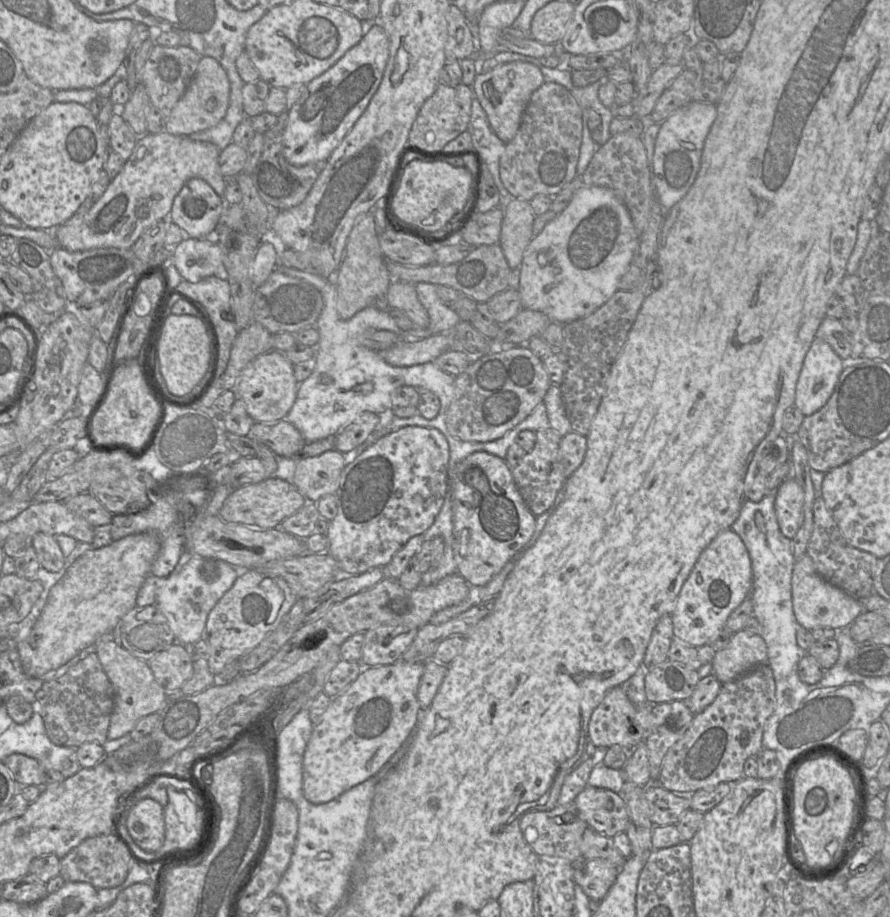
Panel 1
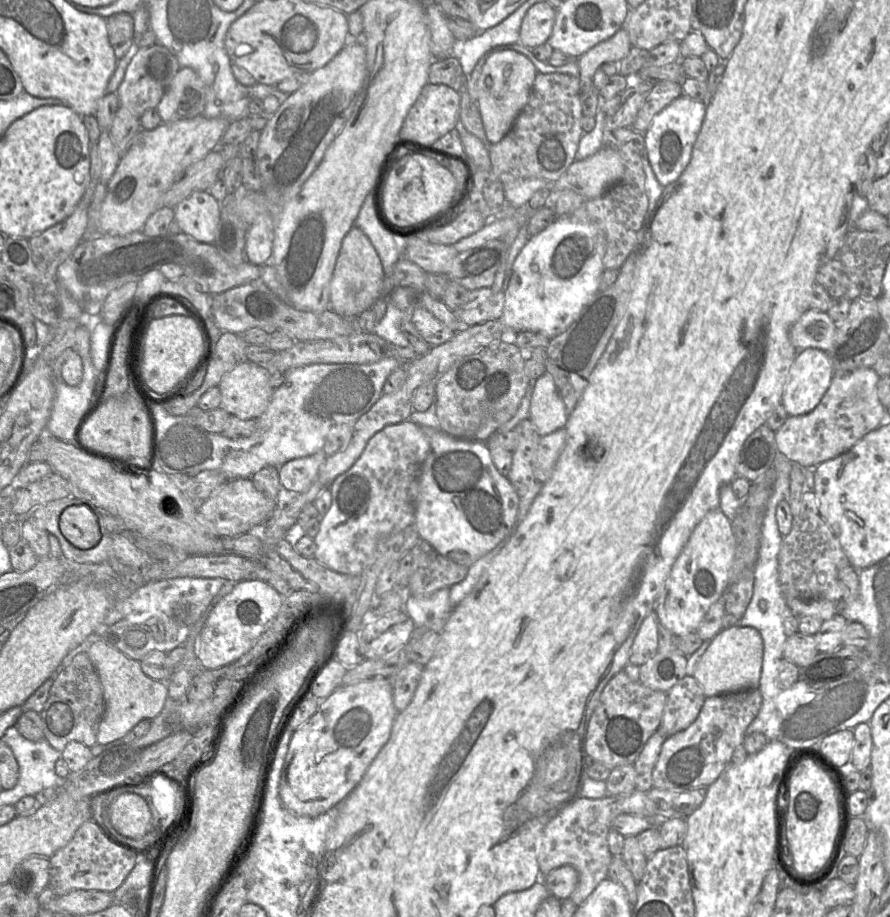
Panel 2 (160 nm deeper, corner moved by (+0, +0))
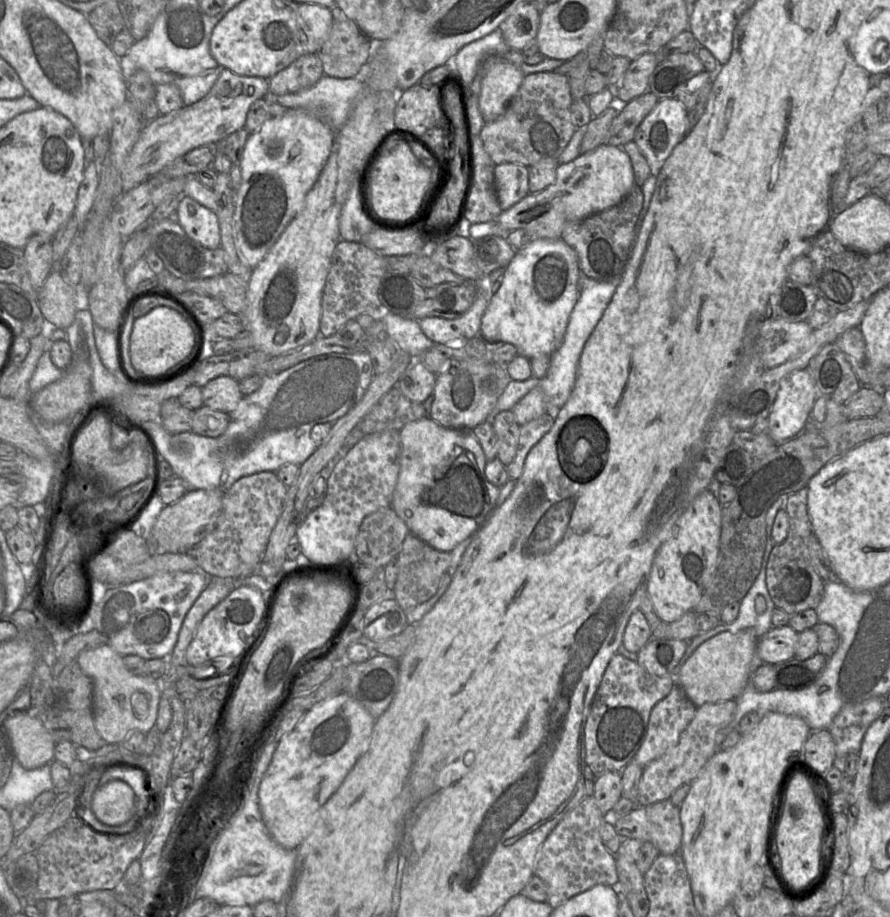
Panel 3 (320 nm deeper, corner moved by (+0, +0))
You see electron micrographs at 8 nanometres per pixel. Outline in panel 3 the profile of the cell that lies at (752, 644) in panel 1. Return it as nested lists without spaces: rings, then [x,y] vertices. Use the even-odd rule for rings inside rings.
[[[754,628],[737,633],[724,632],[699,646],[681,668],[676,682],[696,708],[737,700],[750,681],[750,663],[756,654],[757,637]]]

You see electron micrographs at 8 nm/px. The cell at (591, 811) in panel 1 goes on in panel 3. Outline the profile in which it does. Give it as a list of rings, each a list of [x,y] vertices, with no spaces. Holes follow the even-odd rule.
[[[669,799],[637,806],[625,816],[614,819],[613,825],[621,839],[649,841],[663,855],[680,853],[682,826],[679,807]]]

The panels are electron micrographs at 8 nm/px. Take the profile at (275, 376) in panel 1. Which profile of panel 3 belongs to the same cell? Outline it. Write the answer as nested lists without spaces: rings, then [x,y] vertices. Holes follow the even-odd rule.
[[[227,376],[210,380],[202,387],[203,406],[212,410],[231,413],[234,411],[243,395],[239,389],[239,381]]]

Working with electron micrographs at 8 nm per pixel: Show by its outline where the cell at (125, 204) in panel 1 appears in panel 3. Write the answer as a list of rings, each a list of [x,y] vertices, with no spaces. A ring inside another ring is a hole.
[[[222,69],[217,81],[204,98],[170,114],[159,114],[155,119],[145,123],[122,167],[123,192],[159,174],[172,161],[189,151],[208,144],[216,144],[233,132],[244,128],[250,106],[264,97],[269,91],[268,88],[268,79],[240,76],[228,69]]]

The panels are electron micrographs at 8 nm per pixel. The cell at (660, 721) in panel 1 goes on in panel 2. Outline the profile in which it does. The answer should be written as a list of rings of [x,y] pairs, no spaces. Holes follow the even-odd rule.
[[[656,731],[648,739],[641,753],[633,763],[636,771],[635,791],[647,792],[653,787],[653,768],[666,738],[660,732]]]

